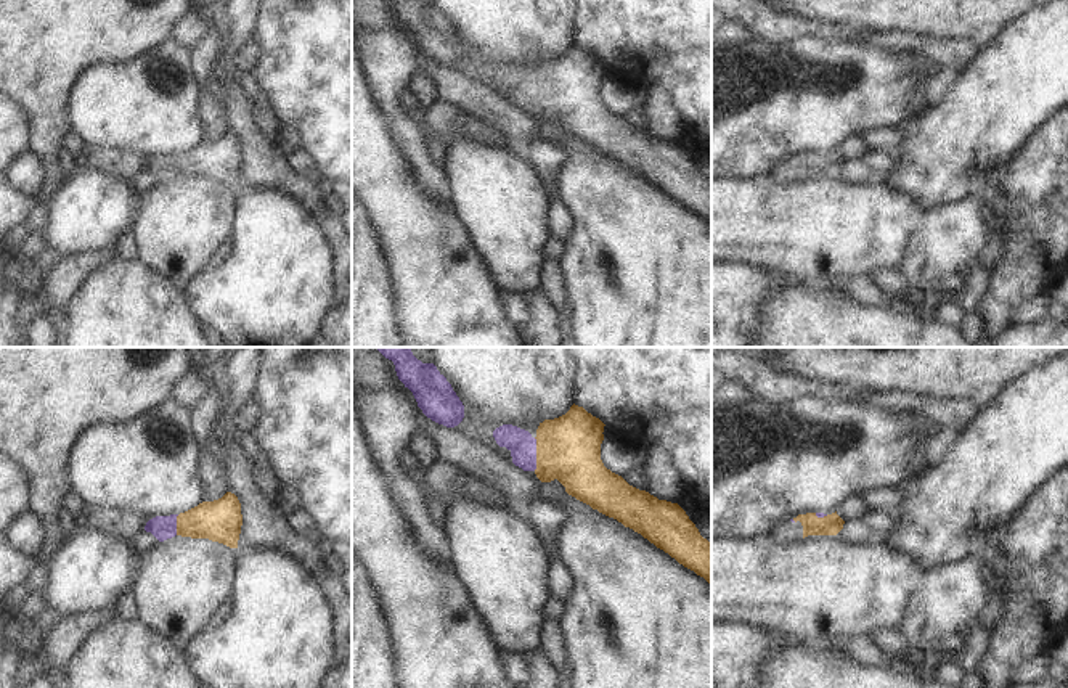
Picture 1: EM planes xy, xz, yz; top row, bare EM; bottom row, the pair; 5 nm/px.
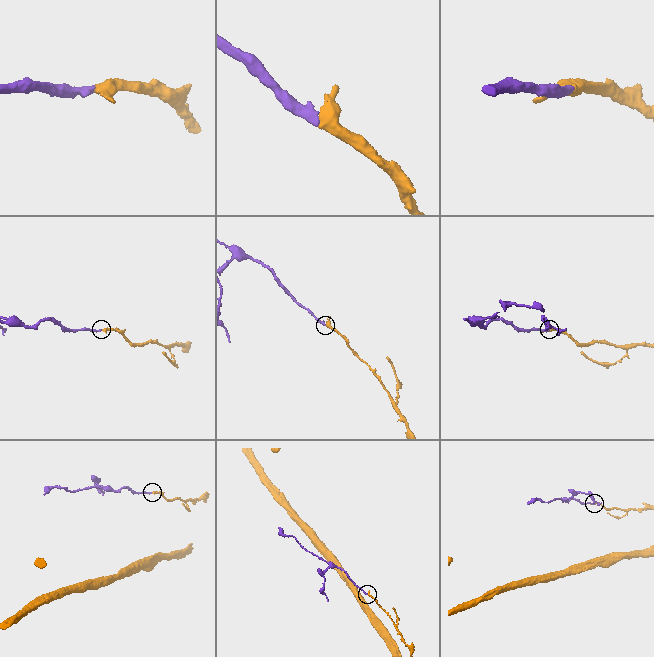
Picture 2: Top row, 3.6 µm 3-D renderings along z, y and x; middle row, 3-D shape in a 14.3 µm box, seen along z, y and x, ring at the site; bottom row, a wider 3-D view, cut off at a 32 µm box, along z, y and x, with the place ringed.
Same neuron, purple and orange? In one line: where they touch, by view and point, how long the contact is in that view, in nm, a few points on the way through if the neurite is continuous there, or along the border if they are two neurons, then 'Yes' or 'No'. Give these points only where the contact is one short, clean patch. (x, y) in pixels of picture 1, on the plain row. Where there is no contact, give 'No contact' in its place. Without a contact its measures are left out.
Touches purple at xz (535, 94). Shared border 170 nm. Path across: xz (522, 86), (535, 94), (554, 94), (569, 87). Yes.

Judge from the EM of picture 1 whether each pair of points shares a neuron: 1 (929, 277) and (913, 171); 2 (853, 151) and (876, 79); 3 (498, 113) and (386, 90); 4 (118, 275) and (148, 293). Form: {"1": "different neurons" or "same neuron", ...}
{"1": "different neurons", "2": "different neurons", "3": "same neuron", "4": "same neuron"}

